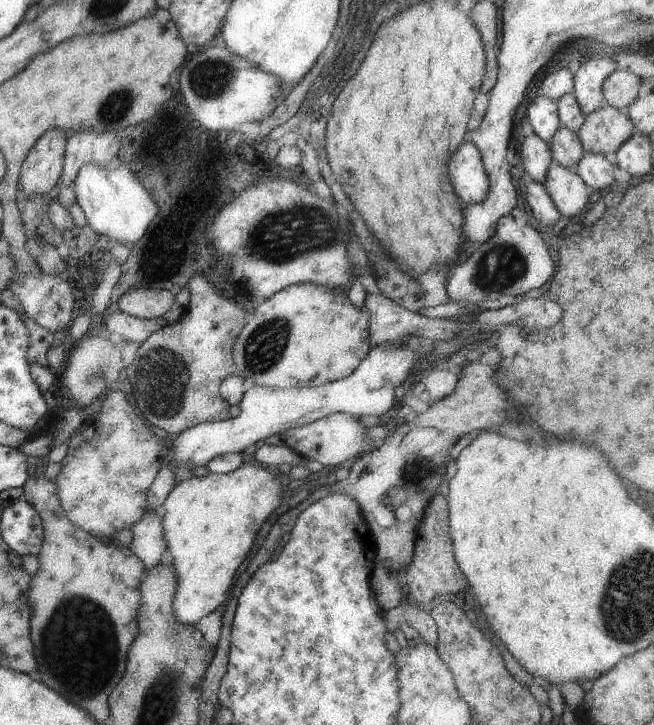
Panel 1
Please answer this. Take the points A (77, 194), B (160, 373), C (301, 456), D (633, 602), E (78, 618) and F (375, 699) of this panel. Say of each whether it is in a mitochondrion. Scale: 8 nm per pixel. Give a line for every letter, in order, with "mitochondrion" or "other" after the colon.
A: other
B: mitochondrion
C: other
D: mitochondrion
E: mitochondrion
F: other

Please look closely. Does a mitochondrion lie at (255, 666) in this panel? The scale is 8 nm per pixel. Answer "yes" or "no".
no

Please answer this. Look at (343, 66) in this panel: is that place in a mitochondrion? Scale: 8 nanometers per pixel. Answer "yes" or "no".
no

